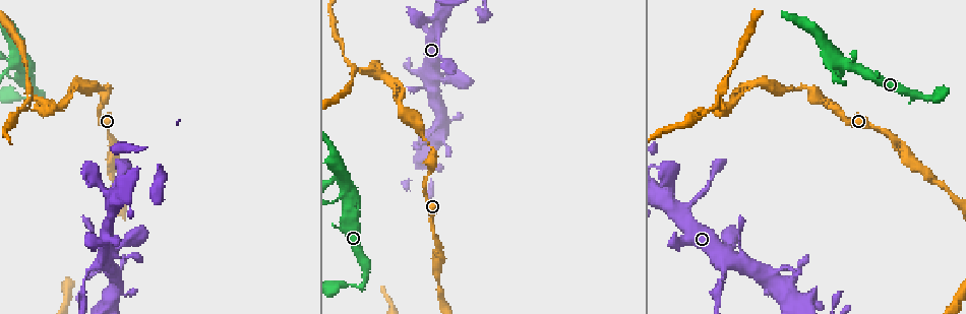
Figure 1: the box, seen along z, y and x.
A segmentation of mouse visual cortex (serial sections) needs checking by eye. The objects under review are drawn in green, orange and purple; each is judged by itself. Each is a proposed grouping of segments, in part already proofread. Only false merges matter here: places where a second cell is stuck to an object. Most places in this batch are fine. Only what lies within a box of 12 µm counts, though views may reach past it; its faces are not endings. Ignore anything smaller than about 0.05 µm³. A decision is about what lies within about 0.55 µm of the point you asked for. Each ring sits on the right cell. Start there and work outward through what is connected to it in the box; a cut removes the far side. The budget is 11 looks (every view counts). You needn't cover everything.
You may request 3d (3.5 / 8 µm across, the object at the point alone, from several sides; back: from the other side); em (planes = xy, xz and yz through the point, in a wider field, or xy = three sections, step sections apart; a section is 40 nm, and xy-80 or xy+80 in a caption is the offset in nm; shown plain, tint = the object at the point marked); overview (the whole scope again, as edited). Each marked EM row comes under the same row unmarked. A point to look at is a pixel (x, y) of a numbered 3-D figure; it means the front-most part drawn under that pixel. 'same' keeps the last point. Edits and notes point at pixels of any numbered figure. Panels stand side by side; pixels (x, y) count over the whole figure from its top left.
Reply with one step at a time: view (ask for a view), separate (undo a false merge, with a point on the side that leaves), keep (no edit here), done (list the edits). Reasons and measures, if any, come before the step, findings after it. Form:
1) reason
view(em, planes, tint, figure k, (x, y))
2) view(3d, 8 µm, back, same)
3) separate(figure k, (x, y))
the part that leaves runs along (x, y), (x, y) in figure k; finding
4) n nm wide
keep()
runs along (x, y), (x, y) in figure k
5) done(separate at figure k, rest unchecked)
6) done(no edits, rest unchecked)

small branch off a trunk
view(3d, 3.5 µm, figure 1, (18, 60))

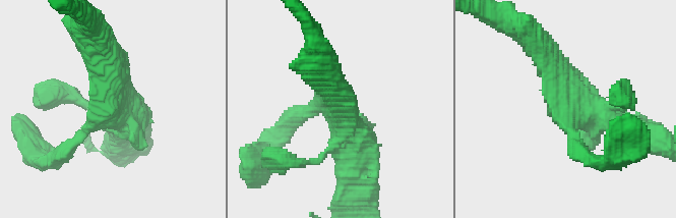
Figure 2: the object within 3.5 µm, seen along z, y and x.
4 arms; arms of 150, 200, 350, 450 nm; shape alone is not enough
view(em, xy, step 2, tint, figure 2, (114, 103))

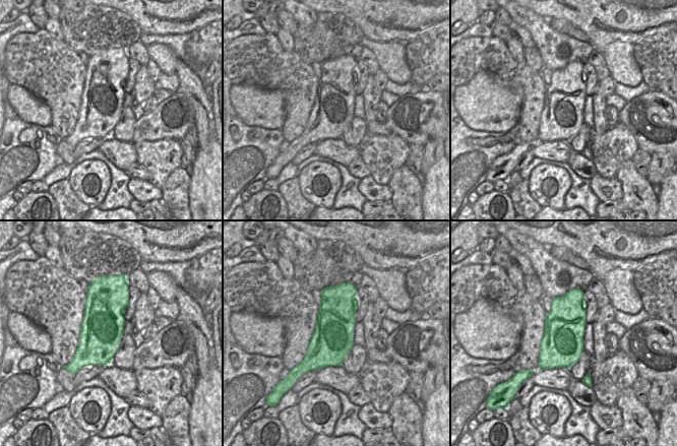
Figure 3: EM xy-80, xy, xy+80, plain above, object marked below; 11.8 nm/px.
keep()
runs along (638, 130), (587, 109), (540, 46) in figure 2; continuous, no second cell

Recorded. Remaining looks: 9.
abrupt turn
view(3d, 8 µm, back, figure 1, (366, 282))

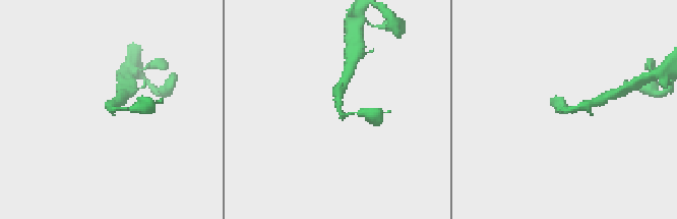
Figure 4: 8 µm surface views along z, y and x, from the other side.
view(em, xy, step 2, tint, figure 4, (565, 111))

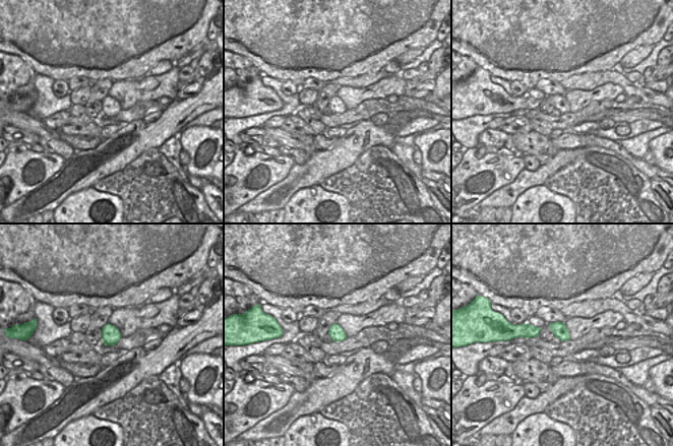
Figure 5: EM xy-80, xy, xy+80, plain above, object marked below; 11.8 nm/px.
arms of 200, 300 nm
separate(figure 4, (364, 112))
the part that leaves runs along (349, 114), (382, 115) in figure 4; two cells meet here

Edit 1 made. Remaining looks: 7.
sharp bend
view(3d, 3.5 µm, figure 1, (720, 95))

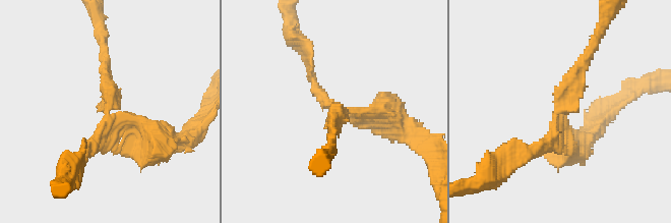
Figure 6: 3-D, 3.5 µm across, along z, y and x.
view(em, xy, step 3, tint, figure 6, (559, 114))

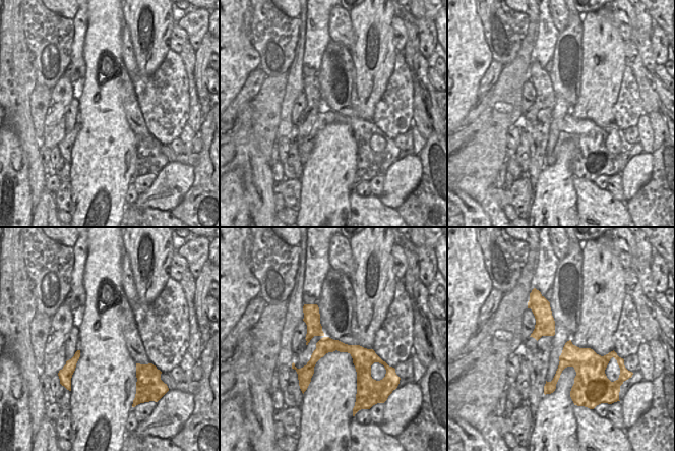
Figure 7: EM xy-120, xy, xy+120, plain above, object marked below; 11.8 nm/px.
3 arms; arms of 150, 150, 250 nm
separate(figure 6, (565, 78))
the part that leaves runs along (560, 110), (602, 25) in figure 6; two cells meet here

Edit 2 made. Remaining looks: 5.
calibre changes
view(3d, 3.5 µm, figure 1, (107, 254))

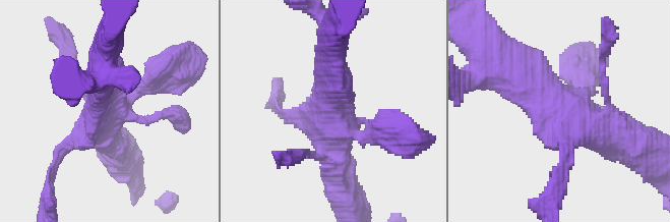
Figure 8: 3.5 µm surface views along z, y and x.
now the EM
view(em, xy, step 2, tint, figure 8, (331, 121))

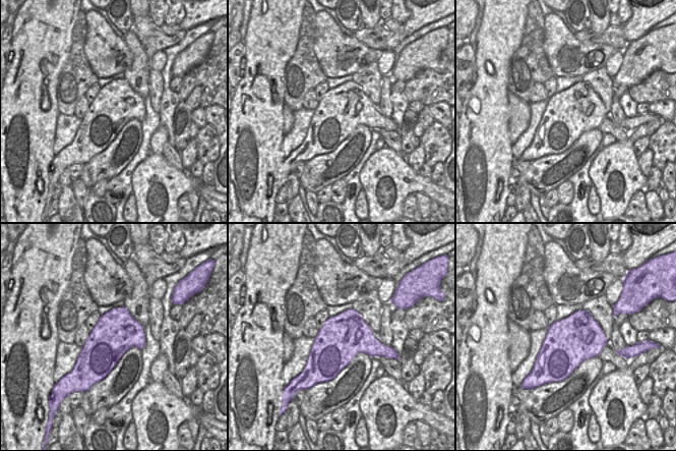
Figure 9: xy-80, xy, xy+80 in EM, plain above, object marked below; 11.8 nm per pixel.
view(em, xy, step 1, tint, same)

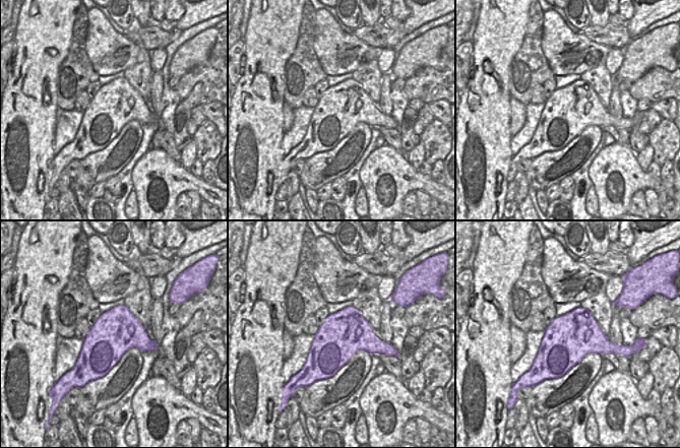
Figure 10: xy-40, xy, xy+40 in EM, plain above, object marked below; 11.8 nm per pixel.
keep()
runs along (513, 72), (623, 145) in figure 8; continuous, no second cell

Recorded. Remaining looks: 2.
done(separate at figure 4, separate at figure 6, rest unchecked)

